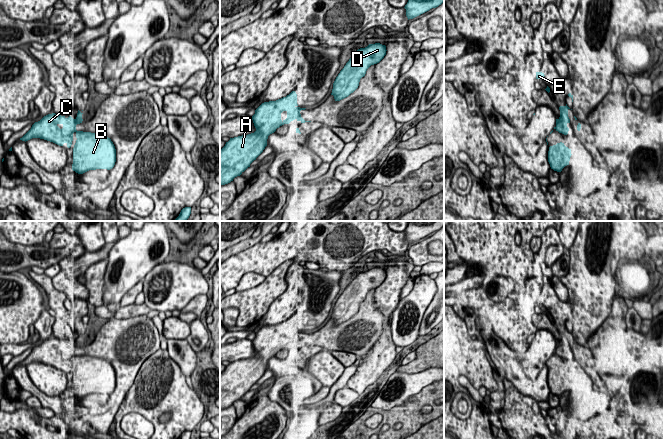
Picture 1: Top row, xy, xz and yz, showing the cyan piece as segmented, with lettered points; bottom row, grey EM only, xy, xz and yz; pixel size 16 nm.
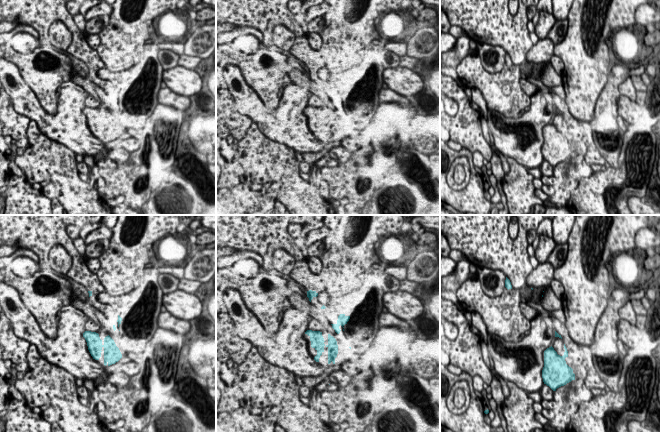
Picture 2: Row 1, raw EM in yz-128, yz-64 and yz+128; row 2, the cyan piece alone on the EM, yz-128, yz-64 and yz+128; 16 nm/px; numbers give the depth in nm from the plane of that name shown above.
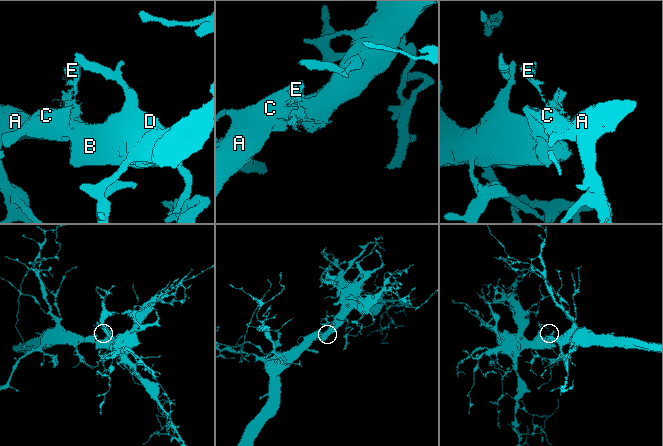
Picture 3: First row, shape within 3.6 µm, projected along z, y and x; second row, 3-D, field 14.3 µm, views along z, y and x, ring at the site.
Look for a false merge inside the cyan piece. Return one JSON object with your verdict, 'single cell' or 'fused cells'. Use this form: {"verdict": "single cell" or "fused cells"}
{"verdict": "single cell"}

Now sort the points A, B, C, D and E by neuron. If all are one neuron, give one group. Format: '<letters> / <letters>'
A B C D E

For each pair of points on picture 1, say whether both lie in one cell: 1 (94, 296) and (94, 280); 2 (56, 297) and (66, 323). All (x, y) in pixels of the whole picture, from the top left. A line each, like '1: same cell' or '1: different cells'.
1: same cell
2: different cells

